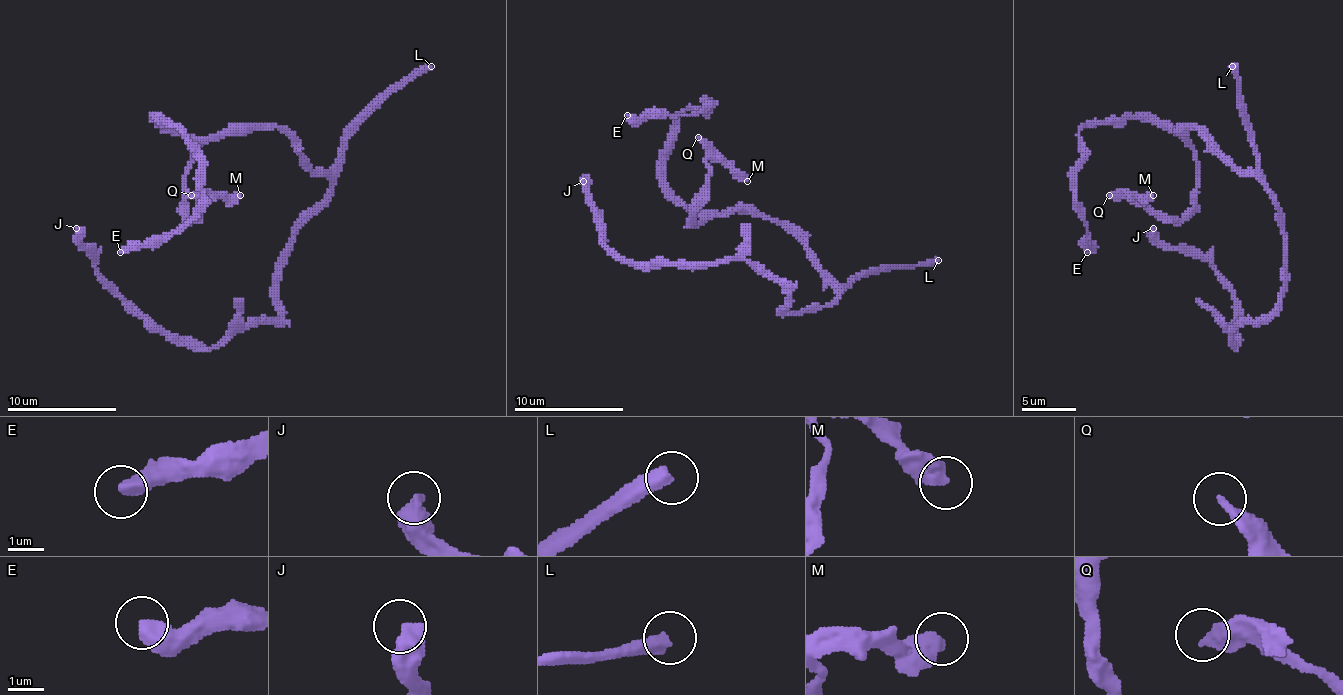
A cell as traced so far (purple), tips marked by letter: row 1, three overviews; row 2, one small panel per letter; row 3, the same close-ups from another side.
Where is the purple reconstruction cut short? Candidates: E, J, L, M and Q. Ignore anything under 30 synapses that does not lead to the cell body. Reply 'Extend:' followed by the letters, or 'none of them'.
Extend: L

